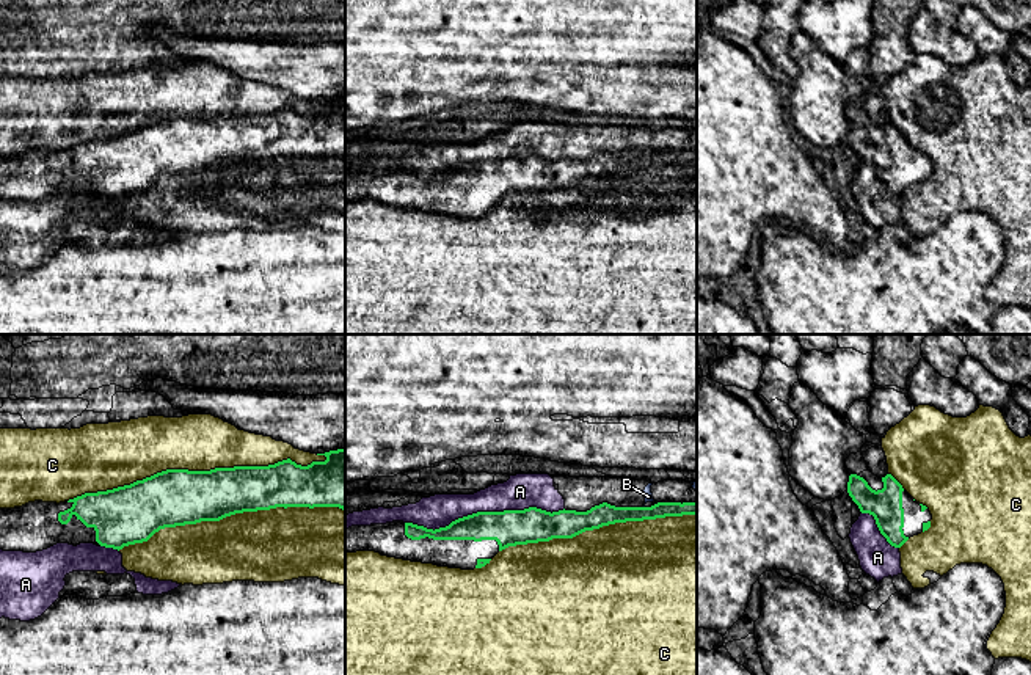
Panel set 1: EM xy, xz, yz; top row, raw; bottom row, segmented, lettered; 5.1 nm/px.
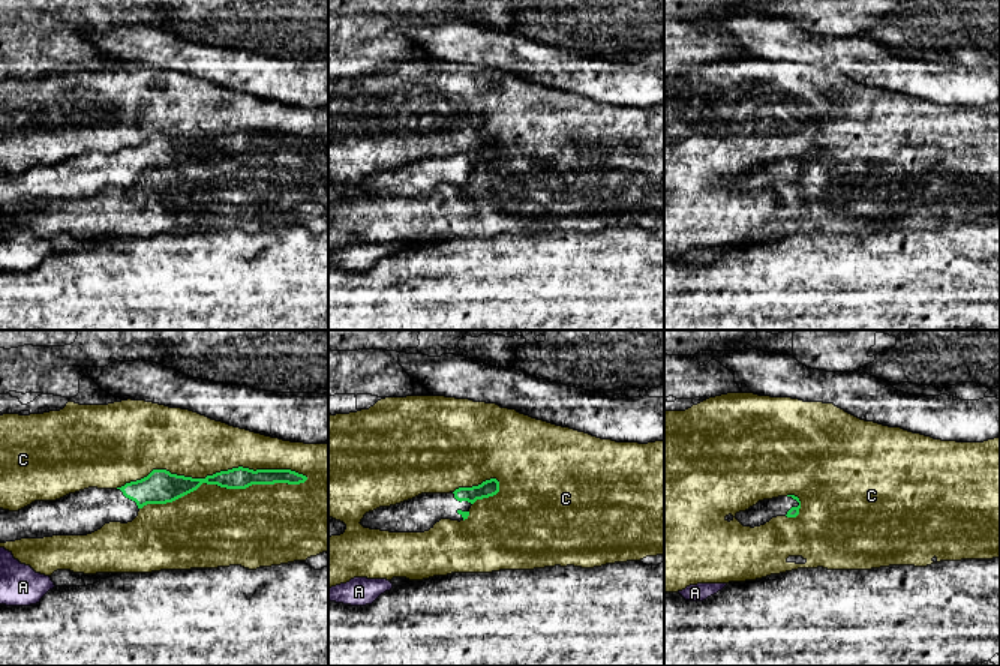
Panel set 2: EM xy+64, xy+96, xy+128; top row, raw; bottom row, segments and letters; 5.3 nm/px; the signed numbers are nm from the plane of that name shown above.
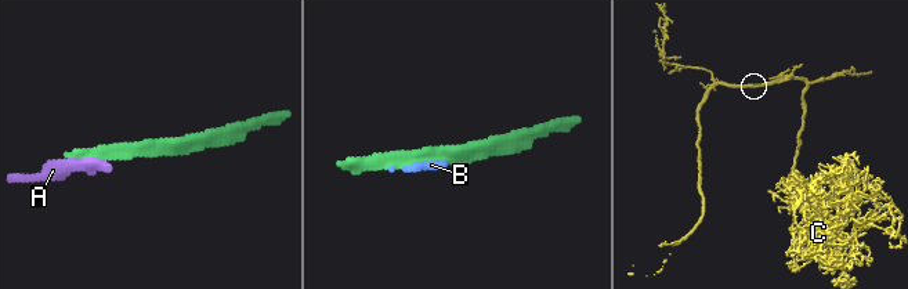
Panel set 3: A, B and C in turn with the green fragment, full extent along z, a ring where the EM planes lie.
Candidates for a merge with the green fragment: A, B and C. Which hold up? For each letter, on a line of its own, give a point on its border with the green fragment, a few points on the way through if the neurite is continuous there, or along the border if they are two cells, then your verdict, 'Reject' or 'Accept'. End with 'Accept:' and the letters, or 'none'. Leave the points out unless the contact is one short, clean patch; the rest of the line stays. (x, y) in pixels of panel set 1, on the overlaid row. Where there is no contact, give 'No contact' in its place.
A: Touches green at xz (484, 512). Reject
B: No contact. Reject
C: Touches green at xy (196, 471). Reject
Accept: none

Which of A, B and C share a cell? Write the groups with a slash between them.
A B / C

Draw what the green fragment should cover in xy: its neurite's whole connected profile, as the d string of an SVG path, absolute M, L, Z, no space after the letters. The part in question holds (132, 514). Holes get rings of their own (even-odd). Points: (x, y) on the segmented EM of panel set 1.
M337 449L337 451L330 451L325 454L317 454L317 455L325 455L325 462L312 462L308 466L297 465L290 458L278 462L275 465L268 466L234 466L234 468L215 468L210 471L188 471L188 469L166 469L162 472L157 472L151 477L146 477L143 480L137 480L130 485L118 487L113 490L107 491L97 491L97 493L85 493L82 496L77 496L74 499L64 501L64 502L42 502L42 501L35 501L28 502L22 507L14 507L14 509L0 509L0 549L3 551L24 551L24 553L36 553L47 549L56 543L69 543L69 545L80 545L80 543L94 543L97 546L105 546L105 548L113 548L113 549L122 549L124 546L135 545L135 543L143 543L148 542L155 532L165 527L176 527L176 526L185 526L185 524L196 524L201 521L220 521L226 516L235 515L235 513L243 513L243 512L257 512L257 510L270 510L276 507L339 507L345 510L345 449Z

